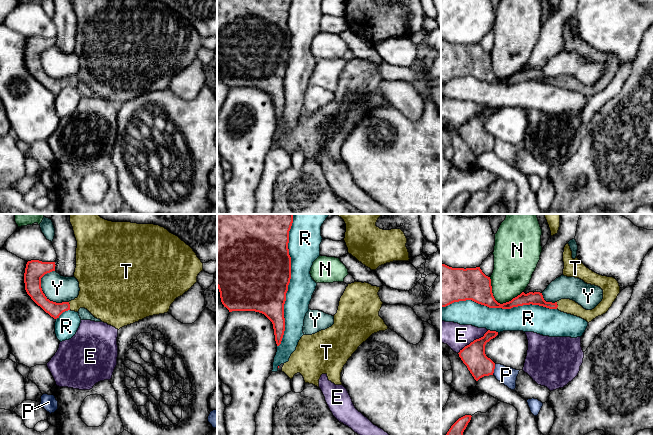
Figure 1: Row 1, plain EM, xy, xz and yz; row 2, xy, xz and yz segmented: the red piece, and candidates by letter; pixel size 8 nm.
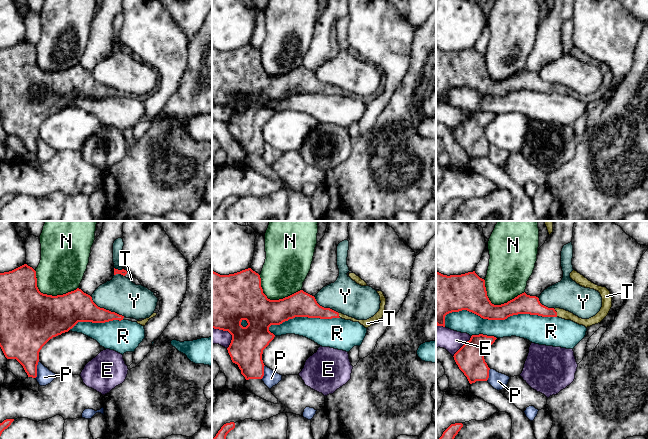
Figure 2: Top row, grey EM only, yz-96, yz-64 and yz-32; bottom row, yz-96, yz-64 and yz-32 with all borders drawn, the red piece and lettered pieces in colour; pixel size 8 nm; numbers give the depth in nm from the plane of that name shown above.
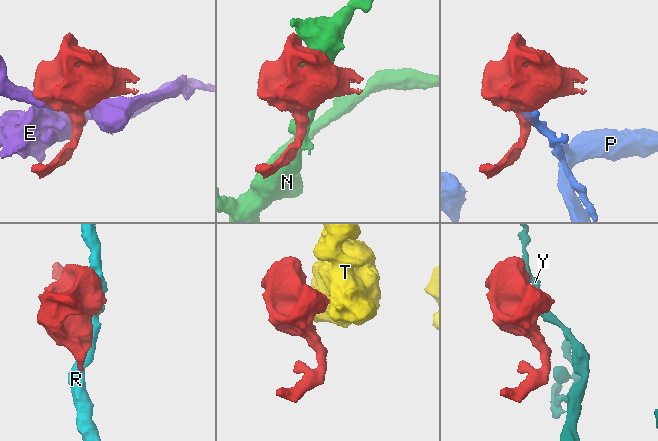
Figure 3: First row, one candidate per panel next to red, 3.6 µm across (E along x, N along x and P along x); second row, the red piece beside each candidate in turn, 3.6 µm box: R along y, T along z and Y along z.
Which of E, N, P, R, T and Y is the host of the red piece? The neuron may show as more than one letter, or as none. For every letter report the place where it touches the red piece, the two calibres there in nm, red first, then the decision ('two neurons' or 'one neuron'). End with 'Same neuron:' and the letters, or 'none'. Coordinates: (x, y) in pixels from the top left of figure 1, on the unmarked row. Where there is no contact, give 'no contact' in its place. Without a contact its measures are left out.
E: meets red in yz at (474, 116); 190 nm thick on the red side, 200 nm on the other; two neurons
N: meets red in yz at (497, 78); 260 nm thick on the red side, 300 nm on the other; two neurons
P: meets red in yz at (494, 144); 190 nm thick on the red side, 140 nm on the other; two neurons
R: meets red in xz at (288, 60); 500 nm thick on the red side, 200 nm on the other; two neurons
T: meets red in xy at (69, 82); 120 nm thick on the red side, 300 nm on the other; one neuron
Y: meets red in xy at (45, 72); 160 nm thick on the red side, 220 nm on the other; two neurons
Same neuron: T

